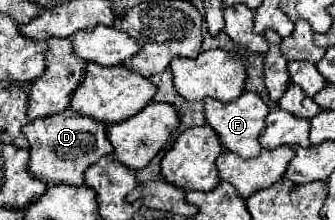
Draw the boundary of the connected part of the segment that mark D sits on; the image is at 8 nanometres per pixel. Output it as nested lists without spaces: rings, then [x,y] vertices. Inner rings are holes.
[[[65,109],[53,117],[43,117],[29,121],[23,127],[23,135],[29,141],[29,163],[27,171],[33,179],[43,181],[45,185],[83,185],[83,173],[93,163],[97,163],[103,155],[109,155],[113,147],[107,139],[107,125],[73,113],[73,109]]]

